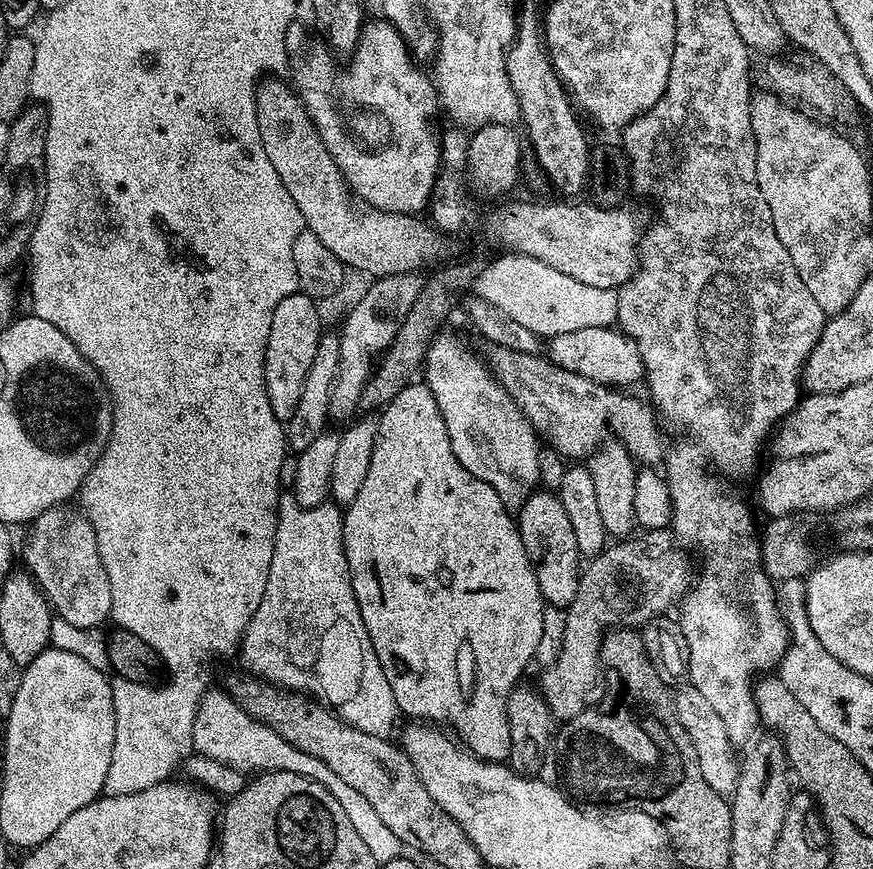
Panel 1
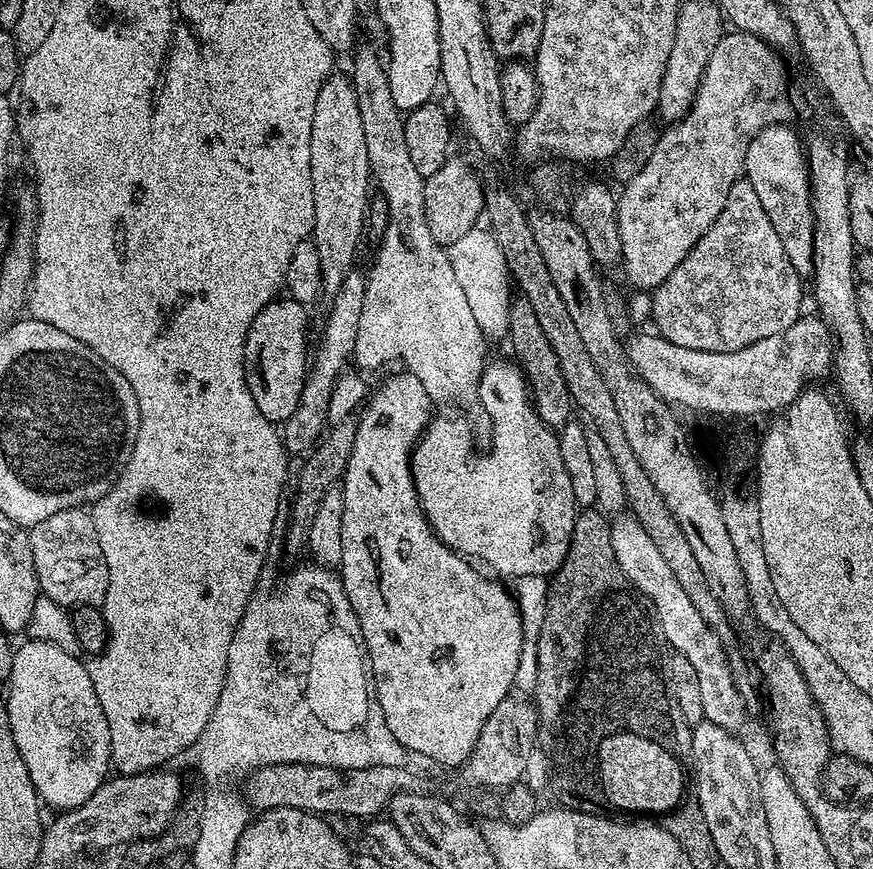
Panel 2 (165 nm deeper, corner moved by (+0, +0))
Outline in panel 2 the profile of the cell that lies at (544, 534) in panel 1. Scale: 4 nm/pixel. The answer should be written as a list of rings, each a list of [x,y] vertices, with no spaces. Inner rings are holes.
[[[489,359],[480,379],[478,400],[484,403],[484,412],[492,419],[492,449],[488,456],[476,456],[472,449],[472,428],[462,417],[437,415],[412,449],[412,477],[424,517],[447,548],[479,562],[500,578],[551,577],[568,553],[578,505],[559,449],[560,437],[536,413],[521,366],[511,362]]]

